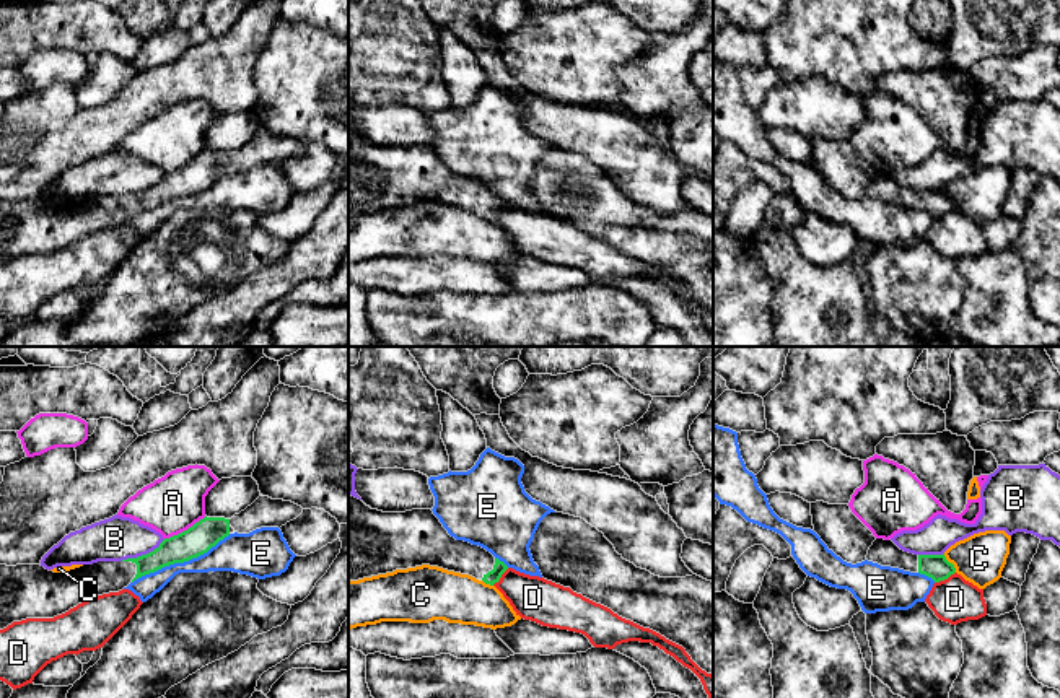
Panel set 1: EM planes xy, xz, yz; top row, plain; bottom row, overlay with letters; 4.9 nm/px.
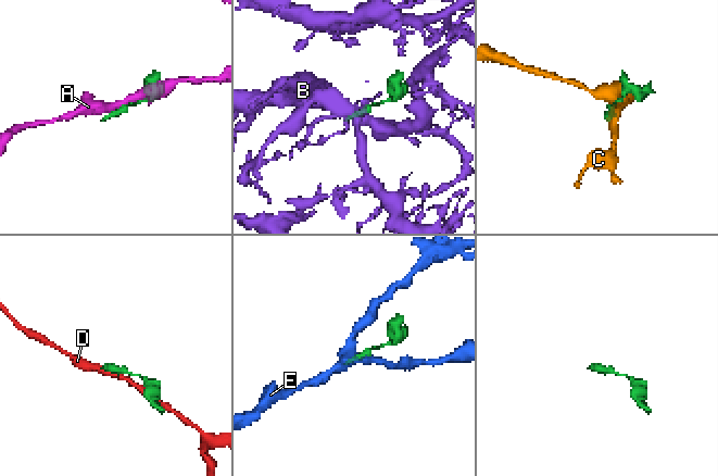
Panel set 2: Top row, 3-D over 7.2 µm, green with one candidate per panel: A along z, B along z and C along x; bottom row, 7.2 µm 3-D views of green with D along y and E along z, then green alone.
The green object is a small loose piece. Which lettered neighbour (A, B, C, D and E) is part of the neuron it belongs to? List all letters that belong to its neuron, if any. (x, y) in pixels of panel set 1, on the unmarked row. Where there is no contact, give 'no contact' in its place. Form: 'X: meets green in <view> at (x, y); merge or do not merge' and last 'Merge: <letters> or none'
A: meets green in xy at (184, 166); do not merge
B: meets green in xy at (142, 191); do not merge
C: meets green in yz at (951, 199); do not merge
D: meets green in yz at (945, 213); do not merge
E: meets green in xy at (181, 197); do not merge
Merge: none

